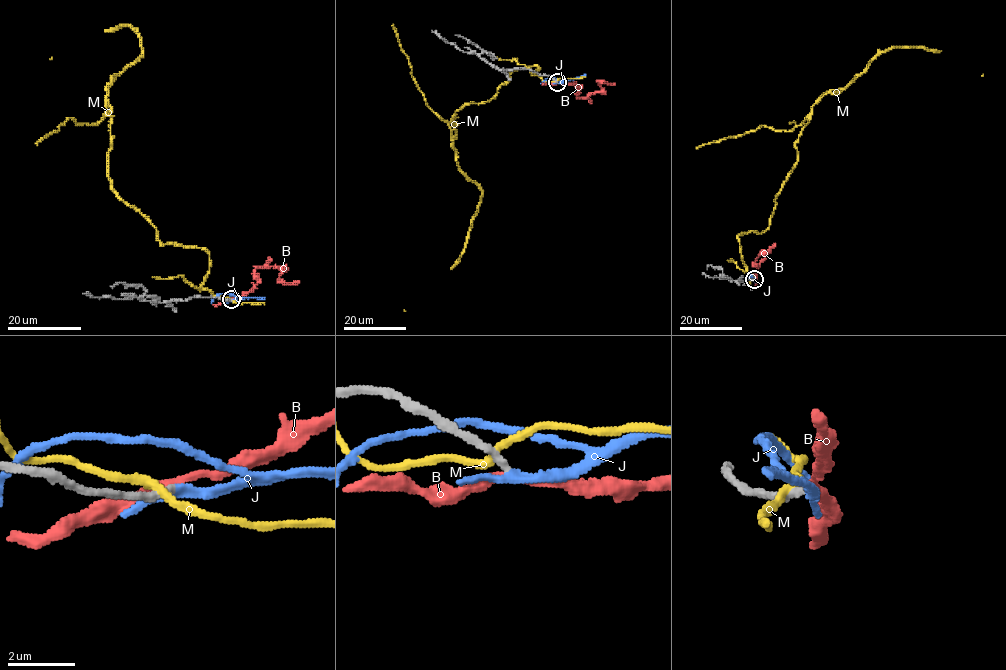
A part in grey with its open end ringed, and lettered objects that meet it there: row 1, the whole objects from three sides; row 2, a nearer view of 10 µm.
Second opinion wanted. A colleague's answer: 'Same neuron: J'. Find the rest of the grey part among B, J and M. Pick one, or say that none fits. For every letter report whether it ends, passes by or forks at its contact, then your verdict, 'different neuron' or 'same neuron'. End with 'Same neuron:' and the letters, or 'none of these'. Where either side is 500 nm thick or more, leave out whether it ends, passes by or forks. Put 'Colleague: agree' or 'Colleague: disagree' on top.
Colleague: agree
B: it passes by | different neuron
J: it passes by | same neuron
M: it passes by | different neuron
Same neuron: J

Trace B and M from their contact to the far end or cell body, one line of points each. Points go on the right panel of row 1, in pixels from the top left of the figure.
B: (755, 279), (760, 261), (770, 251), (762, 251), (755, 264)
M: (753, 279), (738, 236), (769, 227), (796, 162), (795, 142), (824, 95), (893, 48), (937, 50), (983, 74)

